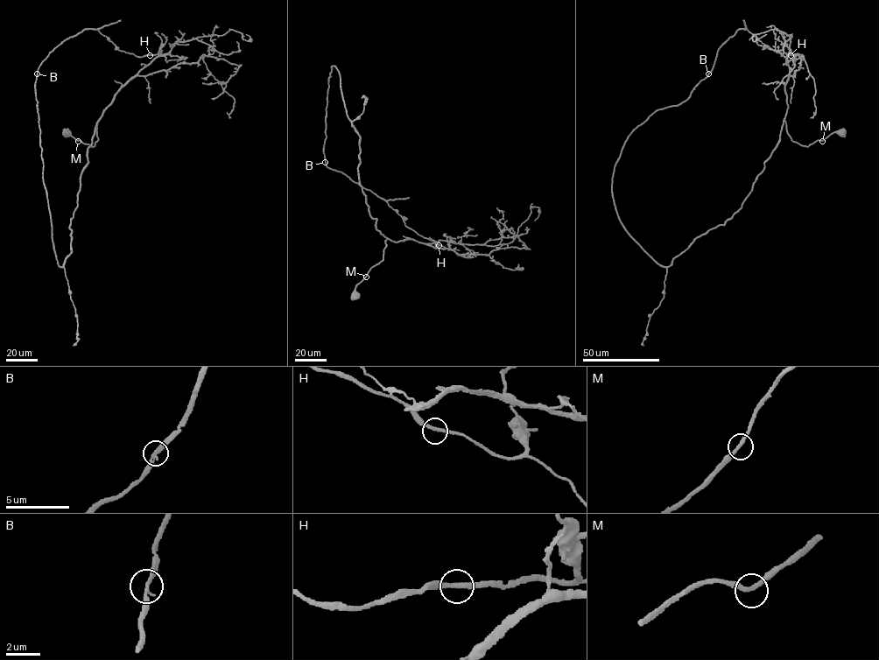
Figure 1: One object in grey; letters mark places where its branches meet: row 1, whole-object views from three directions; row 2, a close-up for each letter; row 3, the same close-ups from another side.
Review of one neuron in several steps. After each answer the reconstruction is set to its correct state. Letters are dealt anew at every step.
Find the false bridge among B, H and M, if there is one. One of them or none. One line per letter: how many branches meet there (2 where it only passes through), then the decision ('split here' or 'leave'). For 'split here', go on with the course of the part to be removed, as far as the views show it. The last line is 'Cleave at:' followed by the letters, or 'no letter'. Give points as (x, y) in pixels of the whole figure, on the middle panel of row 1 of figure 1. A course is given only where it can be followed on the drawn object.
B: branches 2; leave
H: branches 2; leave
M: branches 2; leave
Cleave at: no letter

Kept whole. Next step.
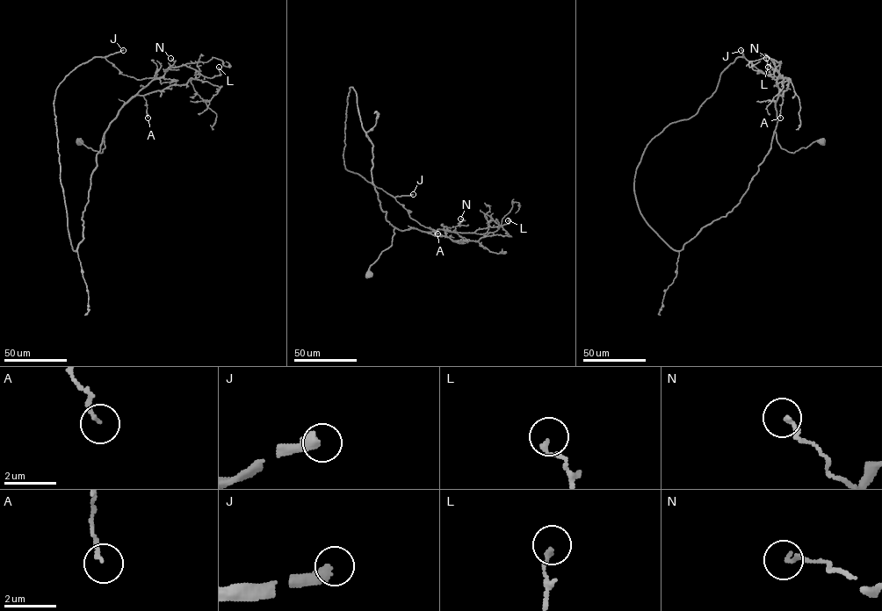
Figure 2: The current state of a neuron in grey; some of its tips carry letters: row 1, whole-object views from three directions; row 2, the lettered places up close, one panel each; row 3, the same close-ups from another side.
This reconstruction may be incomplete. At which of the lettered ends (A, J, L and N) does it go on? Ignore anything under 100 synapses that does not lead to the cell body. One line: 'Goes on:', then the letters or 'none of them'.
Goes on: J

